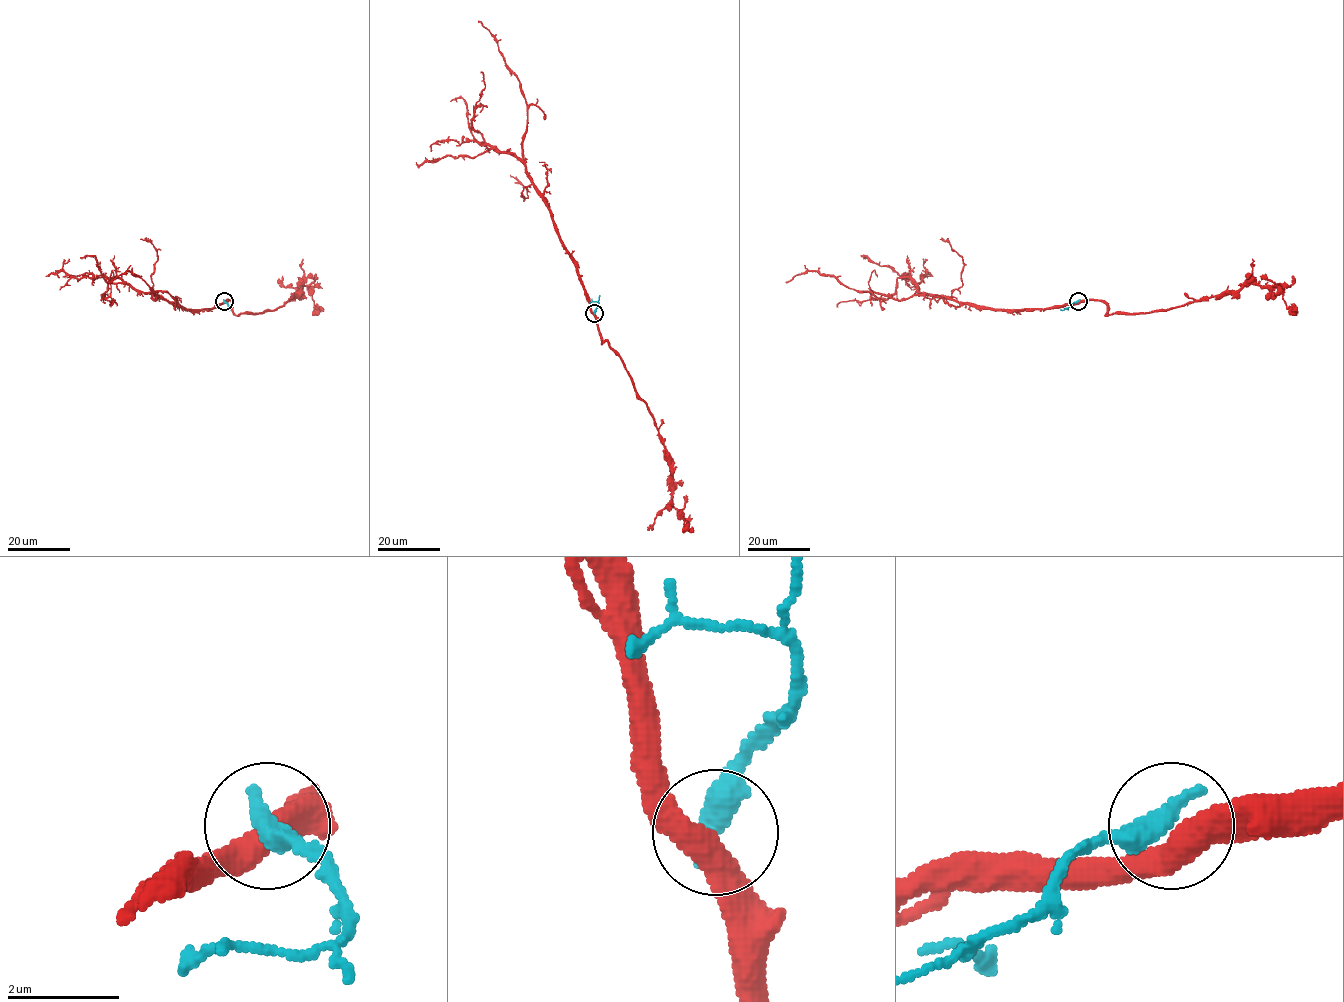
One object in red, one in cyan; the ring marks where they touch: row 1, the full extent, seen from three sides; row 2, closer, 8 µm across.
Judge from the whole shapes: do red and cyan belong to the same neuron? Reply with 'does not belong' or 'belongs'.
does not belong

